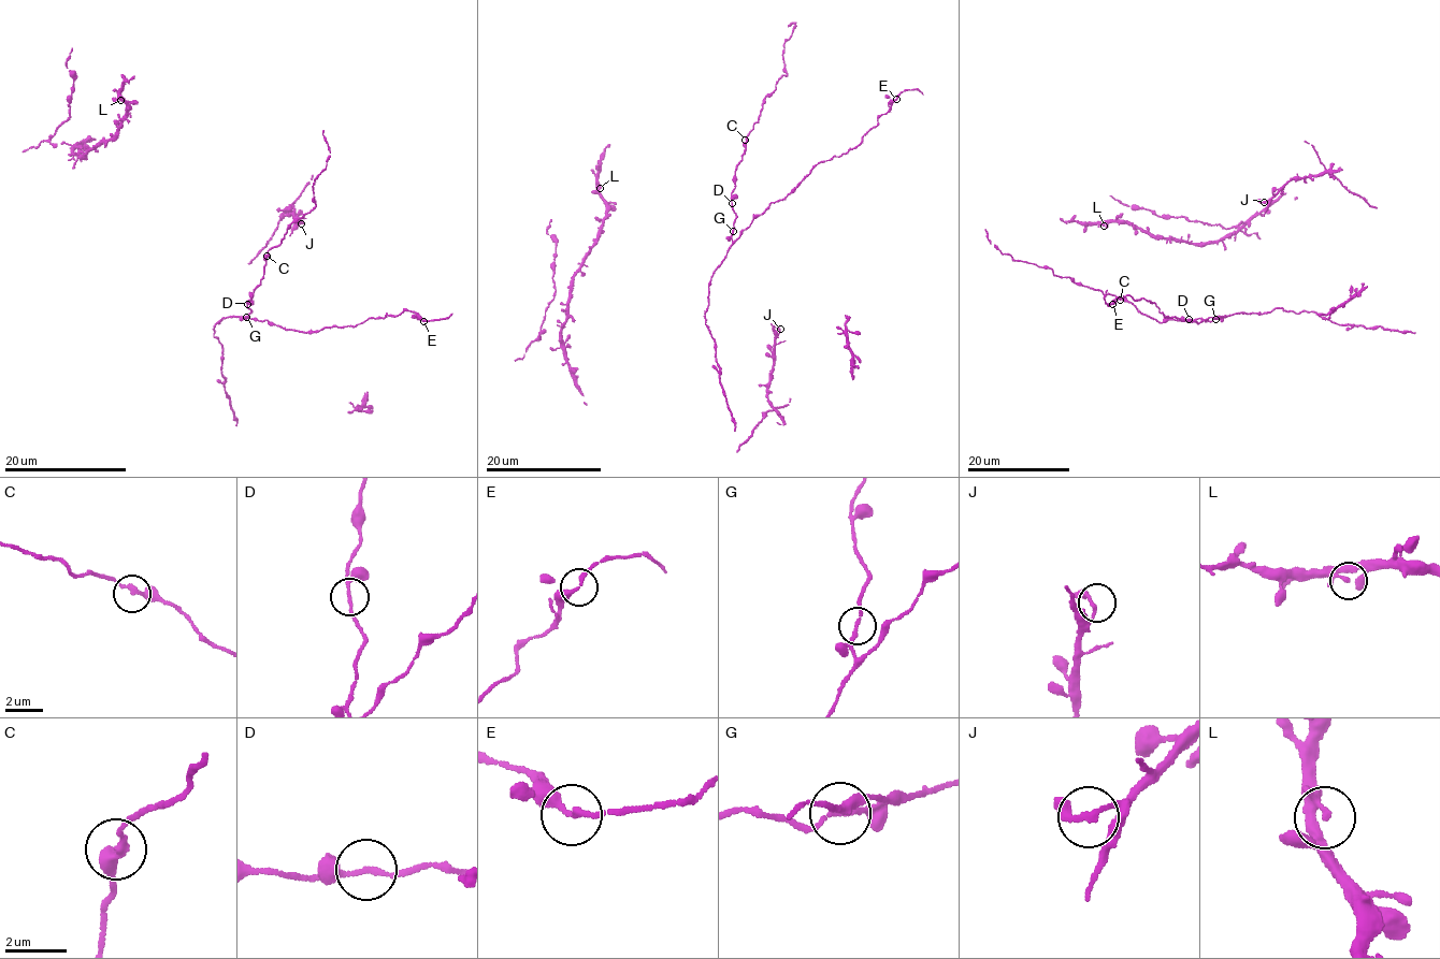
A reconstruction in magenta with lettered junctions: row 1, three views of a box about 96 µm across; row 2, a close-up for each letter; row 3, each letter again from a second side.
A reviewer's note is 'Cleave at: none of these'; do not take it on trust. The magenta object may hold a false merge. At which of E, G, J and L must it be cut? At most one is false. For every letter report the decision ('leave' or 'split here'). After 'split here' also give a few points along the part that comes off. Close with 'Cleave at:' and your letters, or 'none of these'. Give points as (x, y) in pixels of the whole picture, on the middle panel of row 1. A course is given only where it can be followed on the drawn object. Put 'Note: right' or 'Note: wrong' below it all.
E: leave
G: leave
J: leave
L: leave
Cleave at: none of these
Note: right

